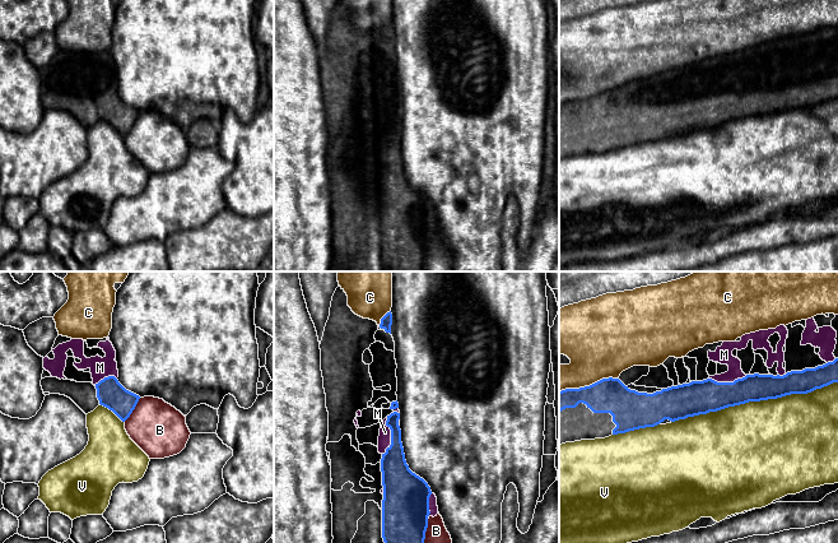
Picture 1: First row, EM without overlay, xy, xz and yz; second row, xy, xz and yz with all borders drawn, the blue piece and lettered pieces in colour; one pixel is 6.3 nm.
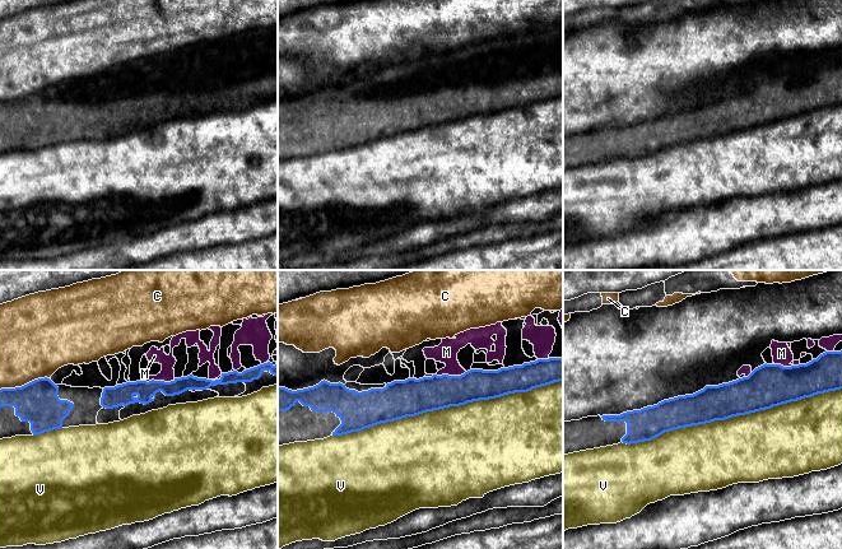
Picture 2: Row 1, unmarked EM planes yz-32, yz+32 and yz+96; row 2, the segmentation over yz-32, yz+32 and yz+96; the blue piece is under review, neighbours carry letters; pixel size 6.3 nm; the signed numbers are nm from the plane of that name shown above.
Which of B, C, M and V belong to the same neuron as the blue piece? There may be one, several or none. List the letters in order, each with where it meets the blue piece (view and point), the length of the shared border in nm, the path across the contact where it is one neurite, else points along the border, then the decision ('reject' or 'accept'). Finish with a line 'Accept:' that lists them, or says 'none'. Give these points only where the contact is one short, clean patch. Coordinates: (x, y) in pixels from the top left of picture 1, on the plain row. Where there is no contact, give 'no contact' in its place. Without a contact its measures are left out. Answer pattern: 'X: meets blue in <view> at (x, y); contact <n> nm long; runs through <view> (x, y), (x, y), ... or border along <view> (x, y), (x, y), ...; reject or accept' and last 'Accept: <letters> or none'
B: meets blue in xy at (134, 123); contact 190 nm long; reject
C: meets blue in yz at (587, 101); contact 380 nm long; reject
M: meets blue in xz at (391, 151); contact 240 nm long; accept
V: meets blue in yz at (754, 115); contact 1100 nm long; reject
Accept: M

